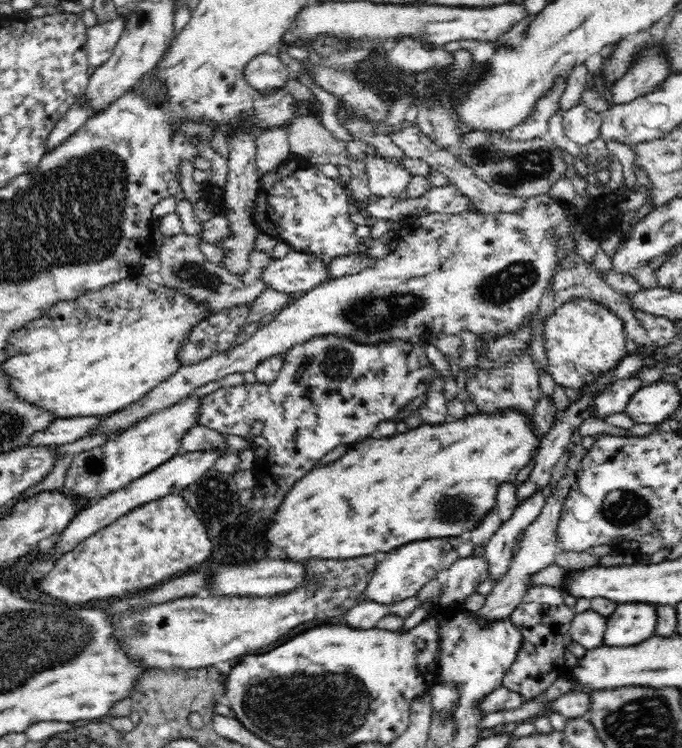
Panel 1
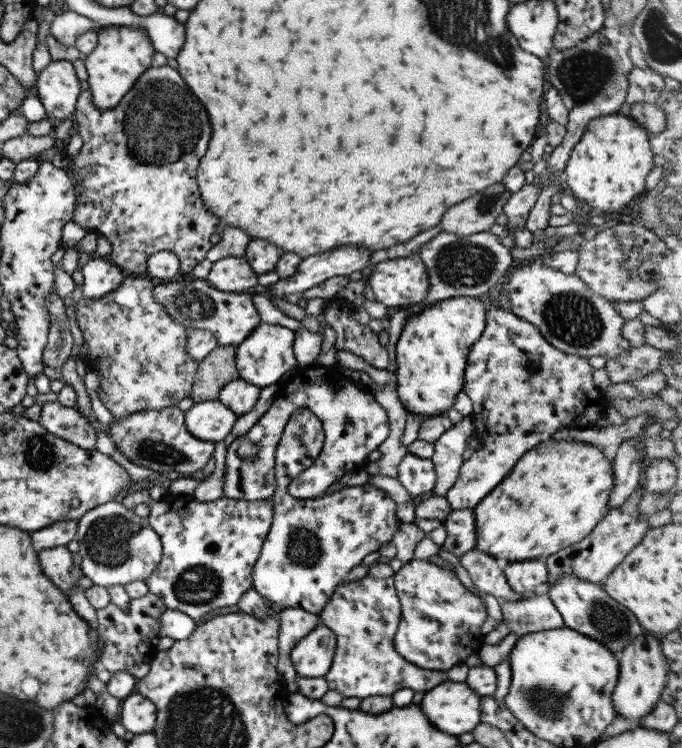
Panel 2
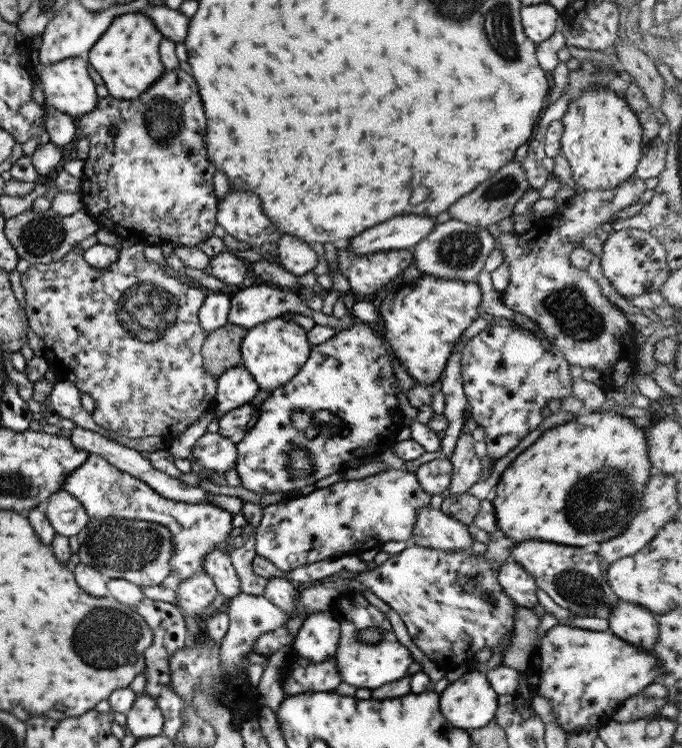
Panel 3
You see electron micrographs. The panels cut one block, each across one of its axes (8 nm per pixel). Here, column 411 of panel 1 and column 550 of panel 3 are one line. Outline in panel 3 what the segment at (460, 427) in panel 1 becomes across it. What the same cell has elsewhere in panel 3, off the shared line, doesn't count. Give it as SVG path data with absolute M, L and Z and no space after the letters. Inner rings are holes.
M581 411L578 417L568 420L564 424L545 430L536 441L522 451L504 470L497 482L493 494L491 496L492 504L496 512L496 524L502 535L510 537L512 542L524 542L524 540L538 540L540 542L555 542L563 546L585 547L595 542L604 542L608 539L622 534L626 527L630 525L630 521L638 511L642 504L642 495L646 489L646 483L650 479L650 458L648 458L648 436L644 431L638 428L634 420L627 416L618 414L610 414L610 412L590 412Z

